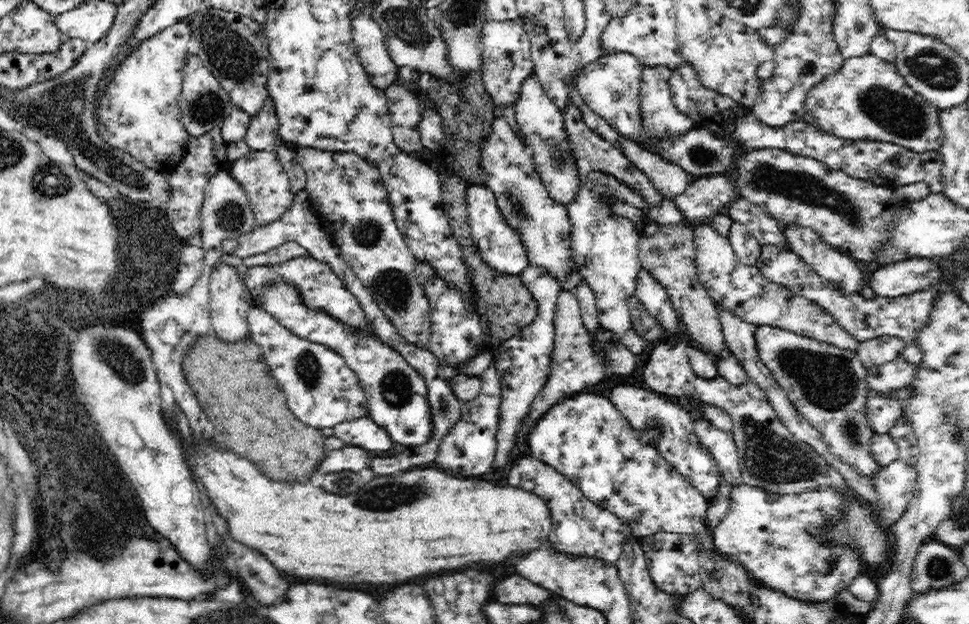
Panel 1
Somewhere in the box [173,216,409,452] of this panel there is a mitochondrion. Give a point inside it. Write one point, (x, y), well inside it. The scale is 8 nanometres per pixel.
(308, 368)

